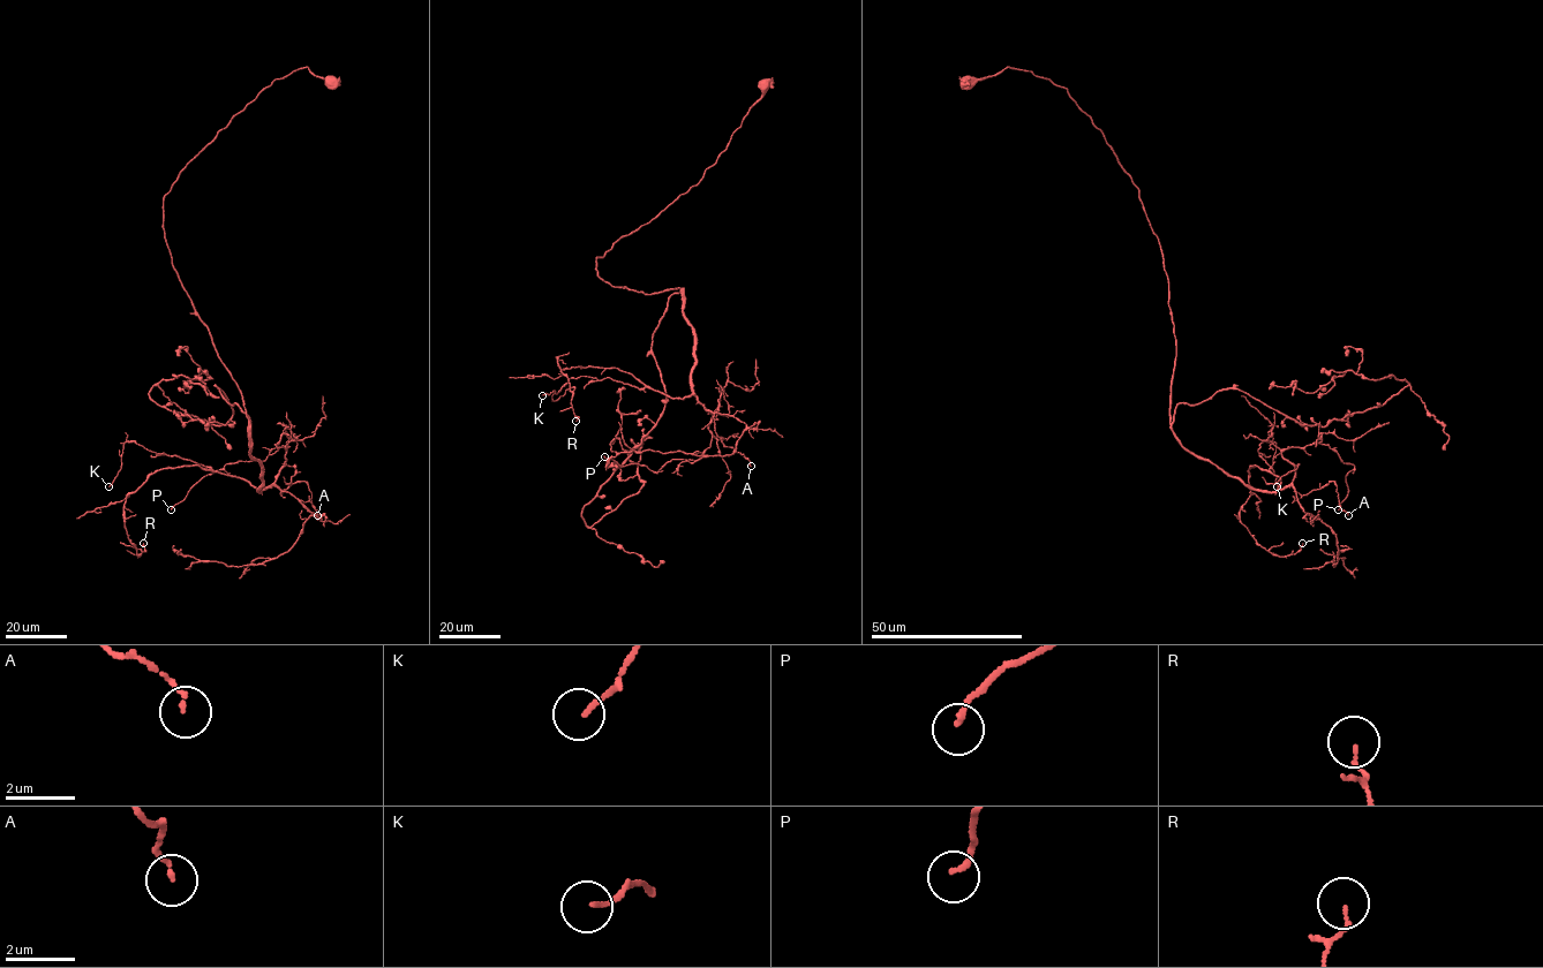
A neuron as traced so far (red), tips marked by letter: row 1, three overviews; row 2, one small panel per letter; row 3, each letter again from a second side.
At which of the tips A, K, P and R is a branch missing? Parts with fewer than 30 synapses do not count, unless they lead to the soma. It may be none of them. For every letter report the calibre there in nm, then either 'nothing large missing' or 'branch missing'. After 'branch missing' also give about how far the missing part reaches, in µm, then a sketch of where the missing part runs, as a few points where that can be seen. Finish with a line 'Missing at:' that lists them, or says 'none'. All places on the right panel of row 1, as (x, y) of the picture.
A: 130 nm thick; nothing large missing
K: 120 nm thick; nothing large missing
P: 160 nm thick; nothing large missing
R: 90 nm thick; nothing large missing
Missing at: none

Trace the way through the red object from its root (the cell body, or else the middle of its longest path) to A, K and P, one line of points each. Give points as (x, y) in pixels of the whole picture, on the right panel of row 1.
A: (965, 80), (1010, 67), (1064, 88), (1138, 189), (1168, 279), (1178, 441), (1256, 489), (1333, 481), (1348, 515)
K: (965, 80), (1030, 70), (1101, 131), (1164, 257), (1173, 435), (1274, 491), (1258, 452), (1272, 441), (1277, 486)
P: (965, 80), (1064, 88), (1138, 189), (1178, 441), (1270, 491), (1327, 445), (1338, 509)

